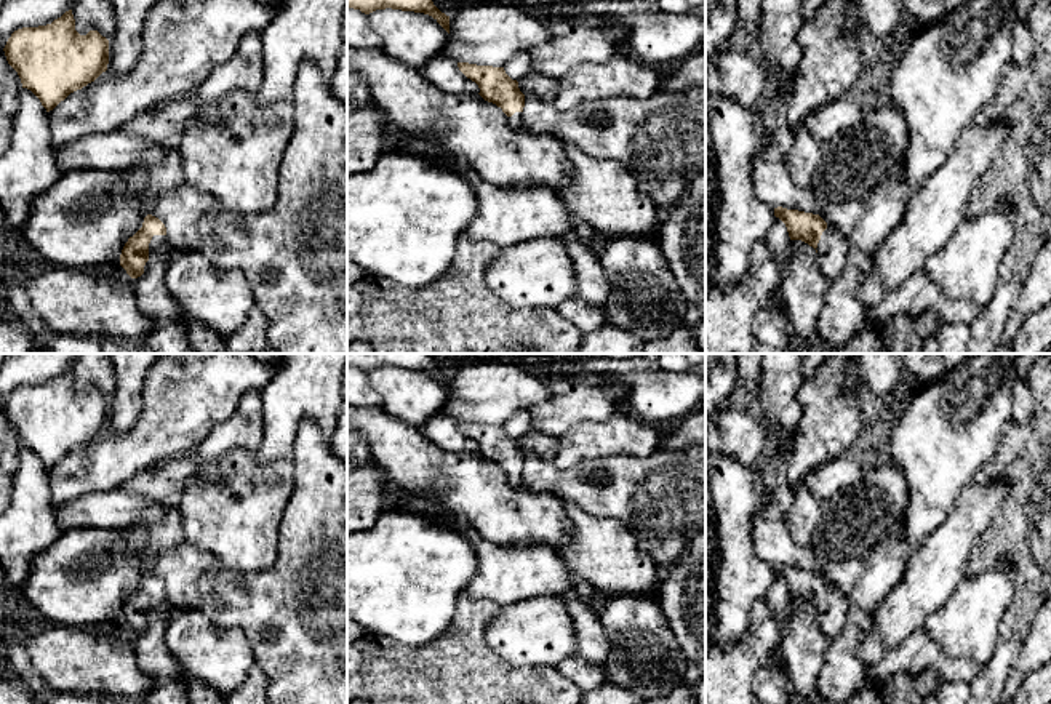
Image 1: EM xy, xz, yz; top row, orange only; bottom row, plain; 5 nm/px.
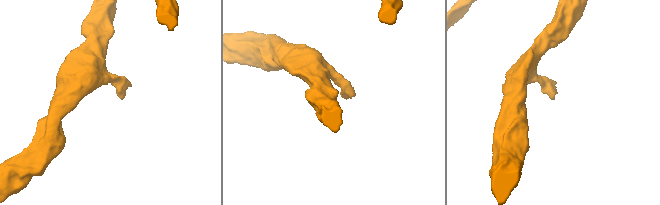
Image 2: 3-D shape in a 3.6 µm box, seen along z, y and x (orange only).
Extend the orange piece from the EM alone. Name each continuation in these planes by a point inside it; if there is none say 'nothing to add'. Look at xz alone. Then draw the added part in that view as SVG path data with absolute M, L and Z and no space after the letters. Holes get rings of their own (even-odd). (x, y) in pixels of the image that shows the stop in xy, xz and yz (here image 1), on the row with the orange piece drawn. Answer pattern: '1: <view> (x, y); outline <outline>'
1: xz (515, 122); outline M515 112L512 117L507 117L507 120L509 120L510 128L522 131L522 133L528 133L522 120L522 112Z

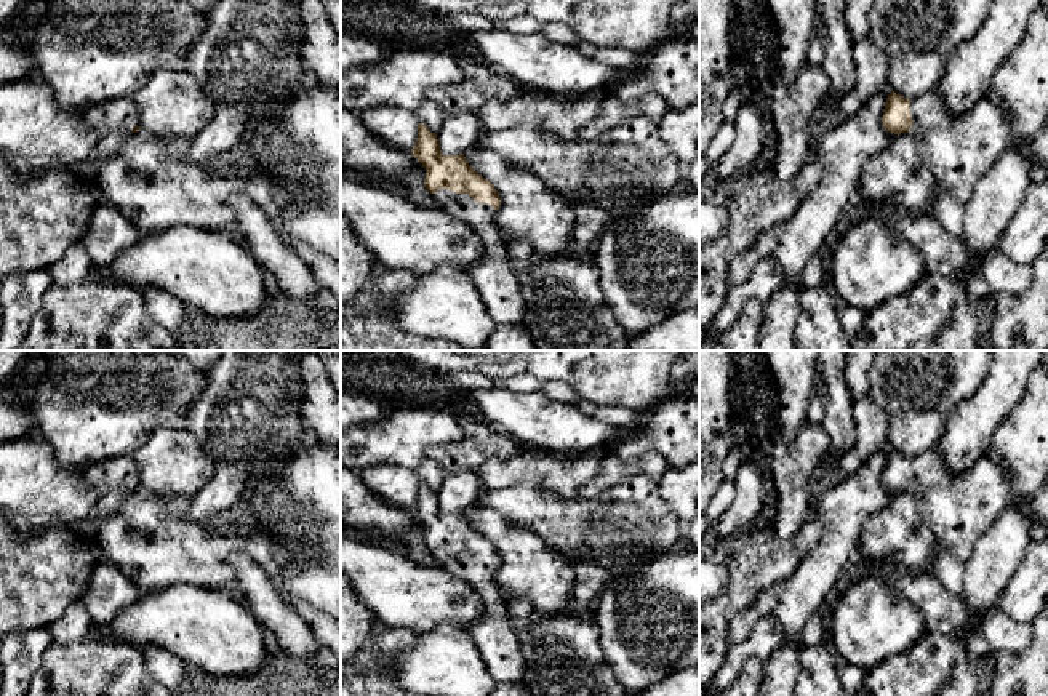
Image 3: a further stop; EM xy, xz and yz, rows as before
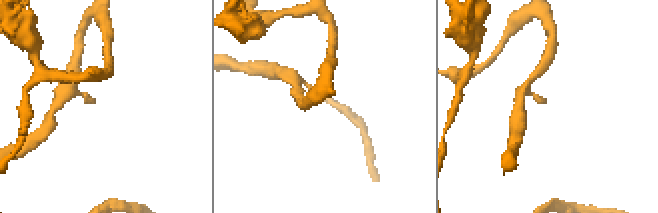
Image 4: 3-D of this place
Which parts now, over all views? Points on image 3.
1: xz (495, 277); outline M440 189L432 194L434 203L464 221L482 240L483 254L466 274L475 283L488 314L496 325L520 325L525 299L507 253L507 242L496 226L496 210L490 203L477 203L467 194Z

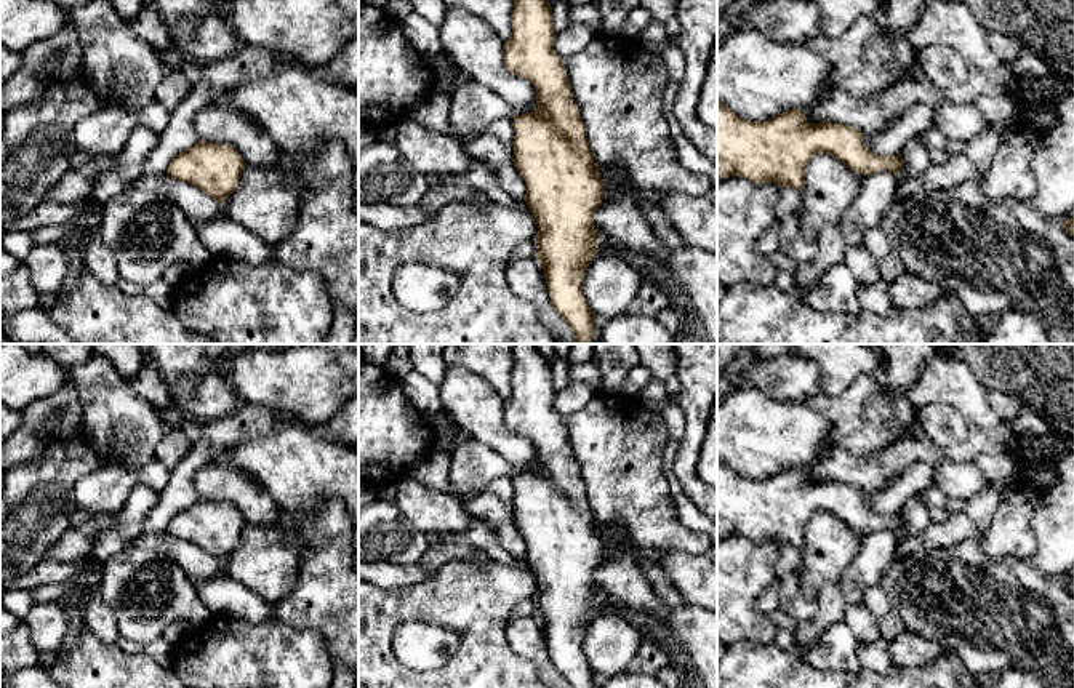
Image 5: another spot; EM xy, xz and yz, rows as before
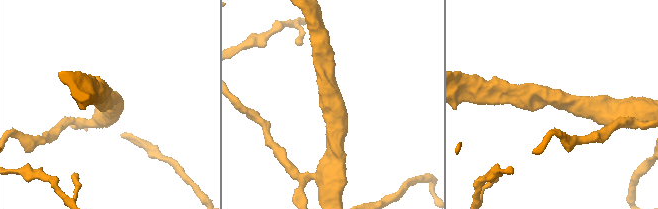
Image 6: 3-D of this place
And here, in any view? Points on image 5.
nothing to add

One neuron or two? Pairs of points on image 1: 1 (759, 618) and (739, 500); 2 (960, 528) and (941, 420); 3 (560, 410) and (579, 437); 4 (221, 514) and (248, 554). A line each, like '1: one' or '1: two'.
1: two
2: two
3: two
4: one

